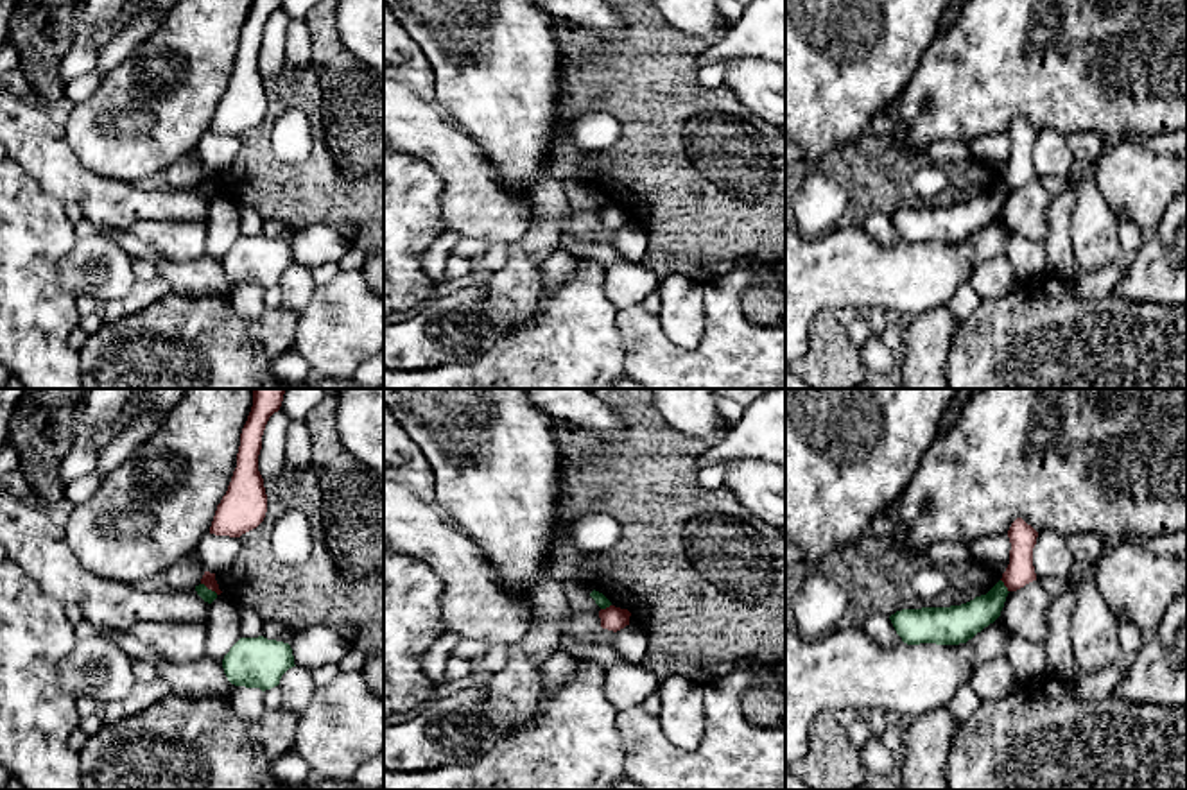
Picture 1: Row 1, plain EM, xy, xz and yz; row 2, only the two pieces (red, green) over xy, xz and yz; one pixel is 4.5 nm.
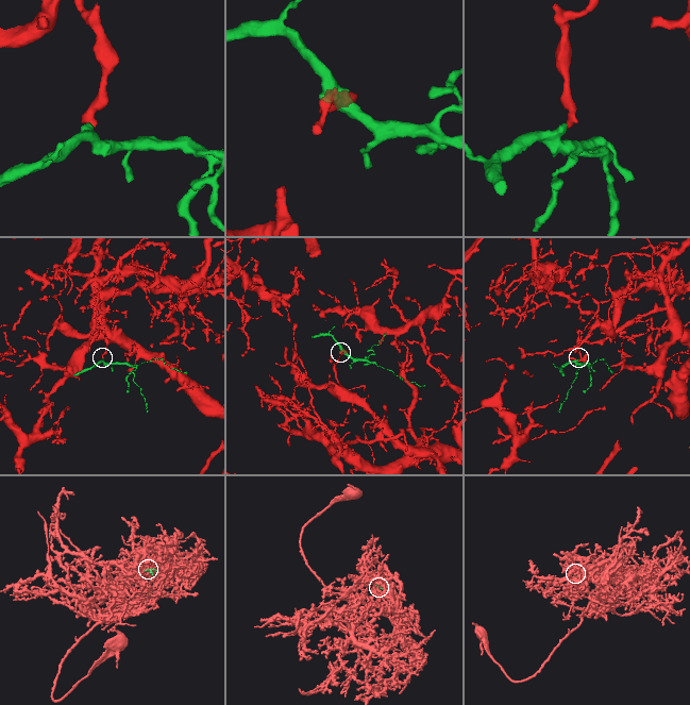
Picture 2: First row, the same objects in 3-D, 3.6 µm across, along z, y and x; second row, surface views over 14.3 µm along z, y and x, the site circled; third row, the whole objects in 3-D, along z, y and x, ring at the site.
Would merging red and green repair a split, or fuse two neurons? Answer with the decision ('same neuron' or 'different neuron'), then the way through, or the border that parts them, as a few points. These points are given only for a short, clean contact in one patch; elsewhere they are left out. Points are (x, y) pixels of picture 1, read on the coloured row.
different neuron; border xy (201, 583), (217, 593)

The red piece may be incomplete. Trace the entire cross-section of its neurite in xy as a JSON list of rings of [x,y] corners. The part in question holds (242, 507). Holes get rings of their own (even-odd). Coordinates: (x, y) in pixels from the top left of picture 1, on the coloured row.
[[[253,389],[253,407],[240,434],[237,468],[217,505],[210,534],[240,537],[264,521],[267,494],[258,471],[258,455],[265,425],[280,410],[283,394],[285,389]]]

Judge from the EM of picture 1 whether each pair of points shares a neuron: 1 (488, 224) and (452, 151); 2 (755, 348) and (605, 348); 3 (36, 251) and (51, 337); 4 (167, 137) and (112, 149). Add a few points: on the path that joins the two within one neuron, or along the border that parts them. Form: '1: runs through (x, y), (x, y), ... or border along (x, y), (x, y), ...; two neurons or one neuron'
1: runs through (481, 206), (463, 169); one neuron
2: border along (617, 312), (624, 341), (624, 369); two neurons
3: runs through (36, 273), (36, 316); one neuron
4: runs through (153, 144), (126, 144); one neuron

